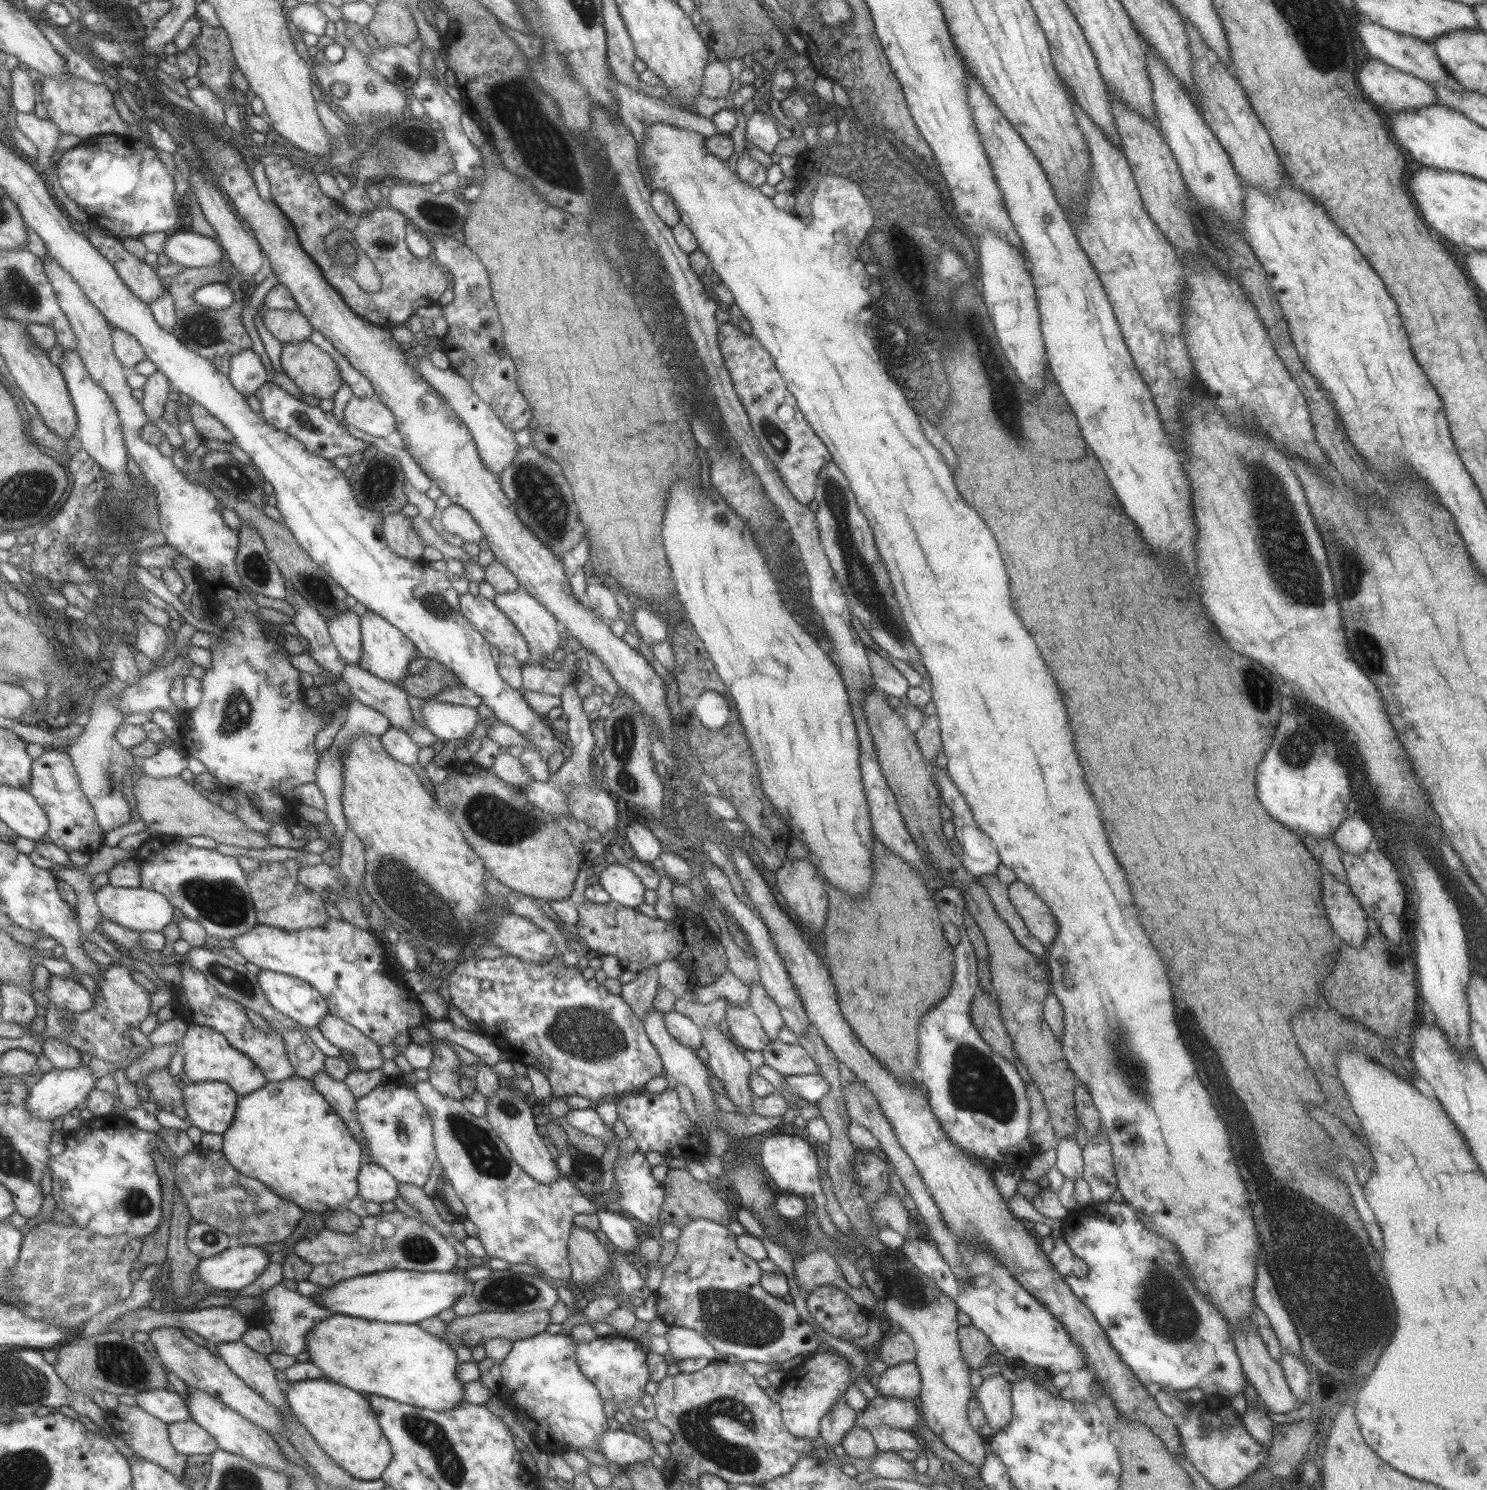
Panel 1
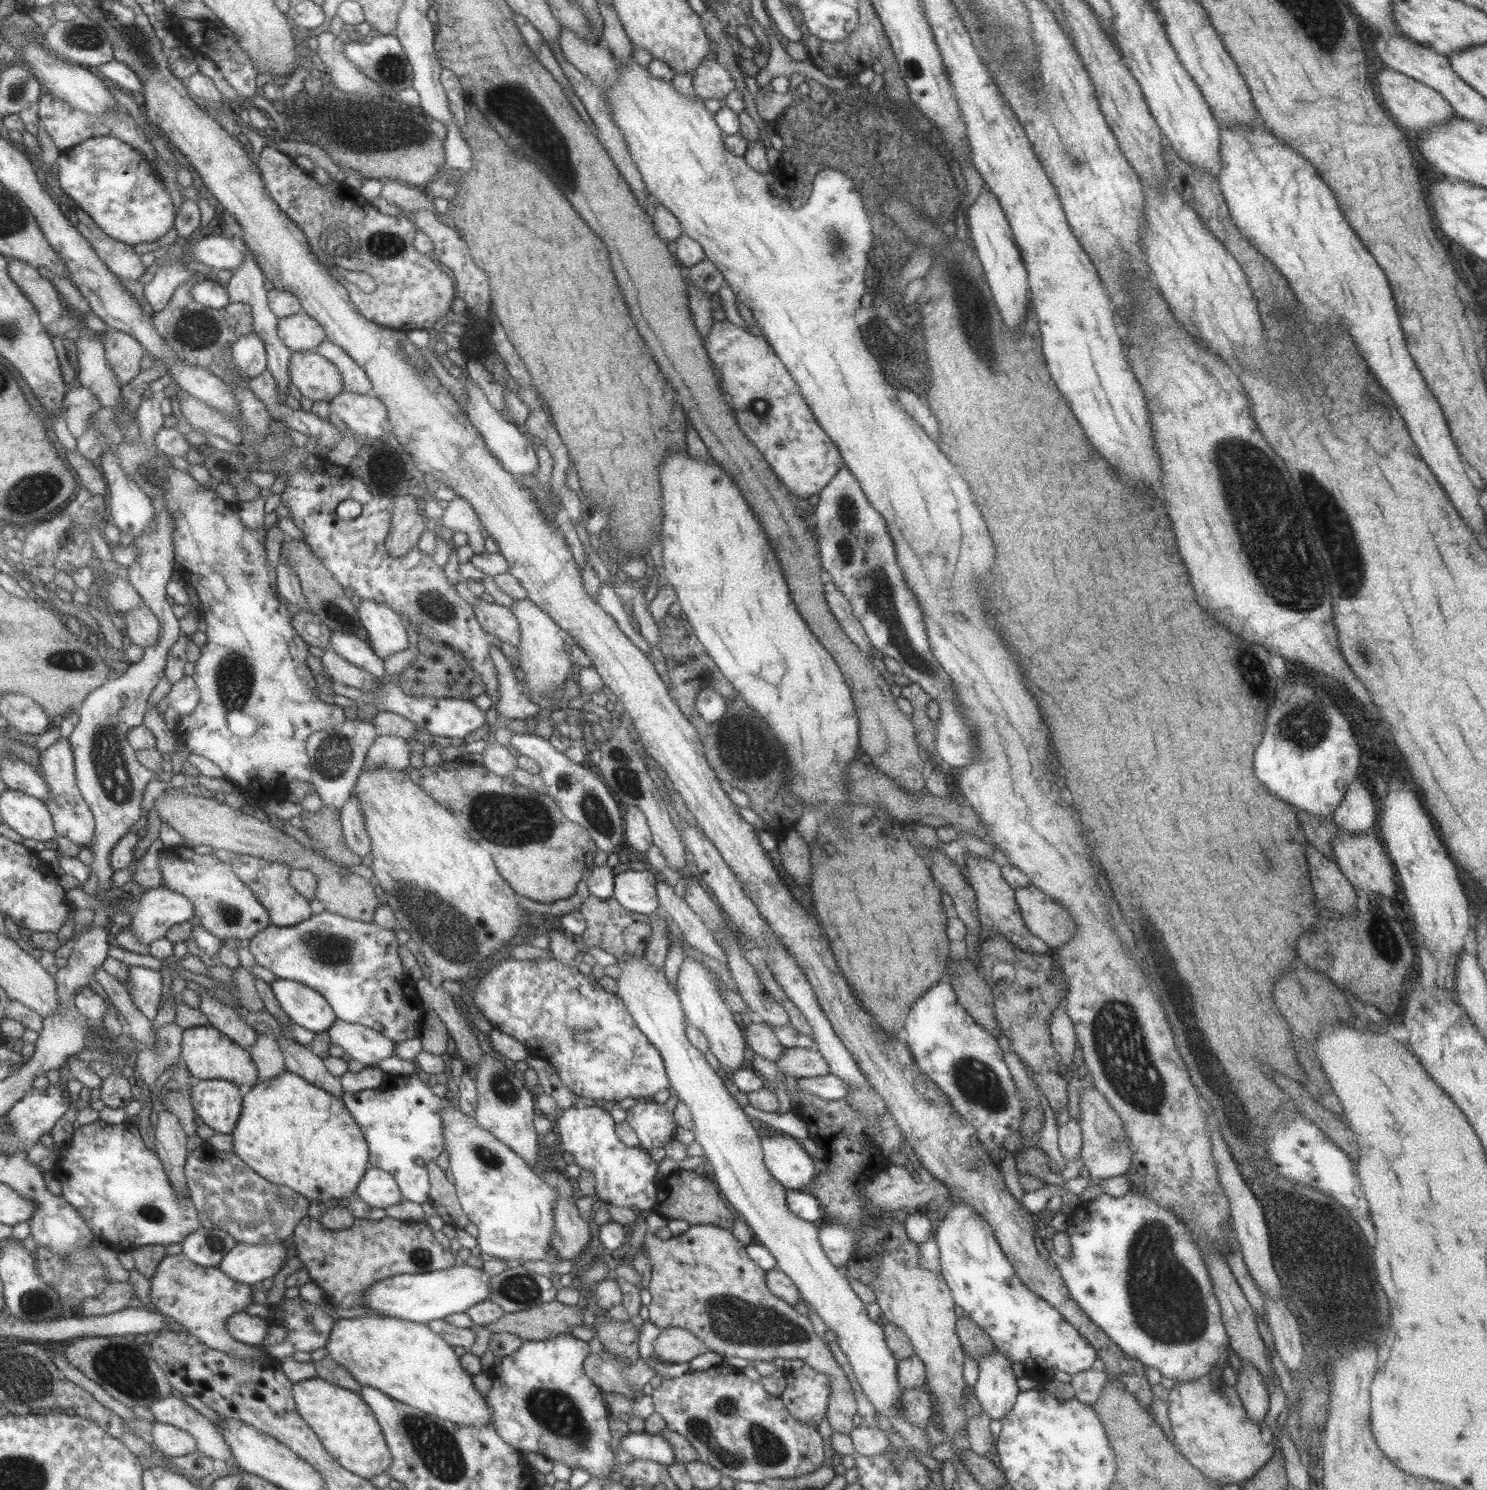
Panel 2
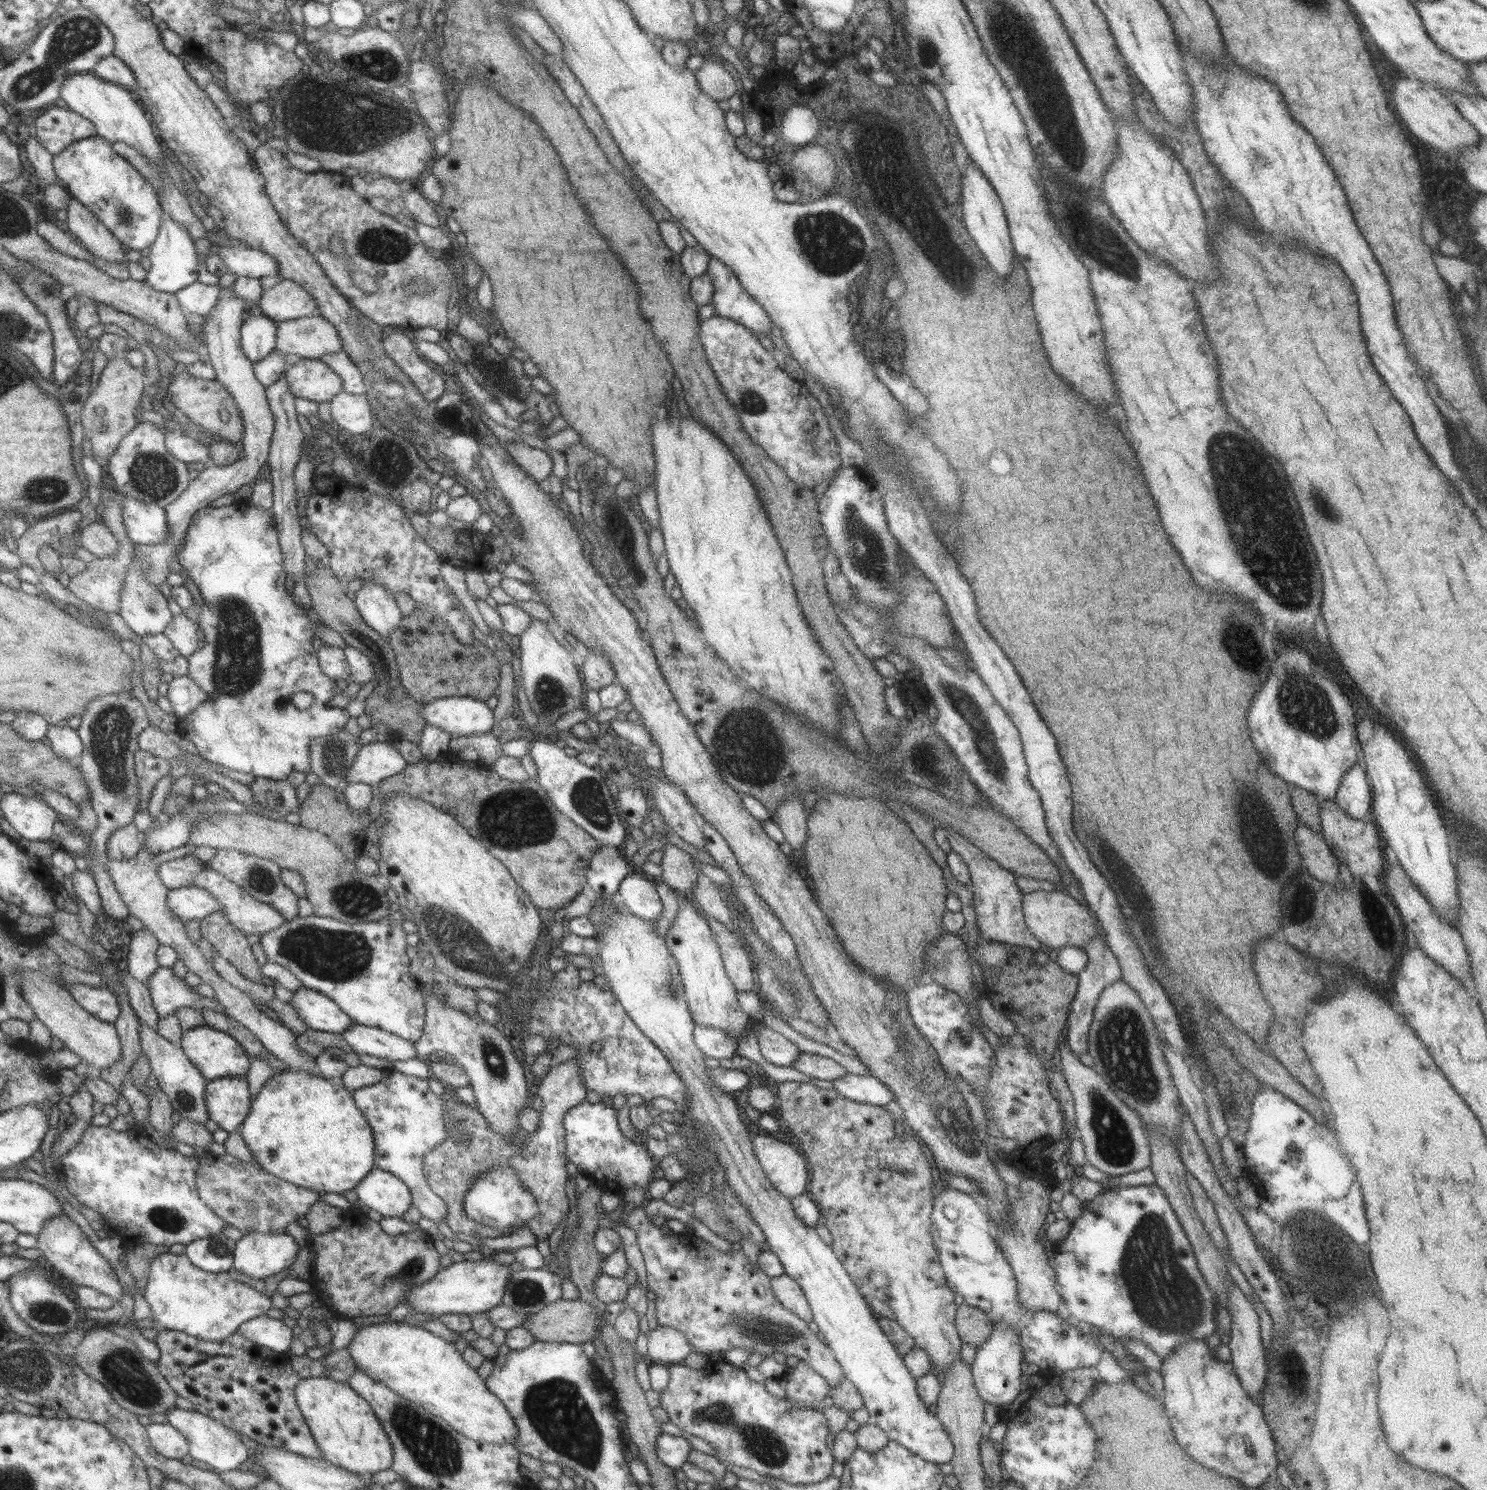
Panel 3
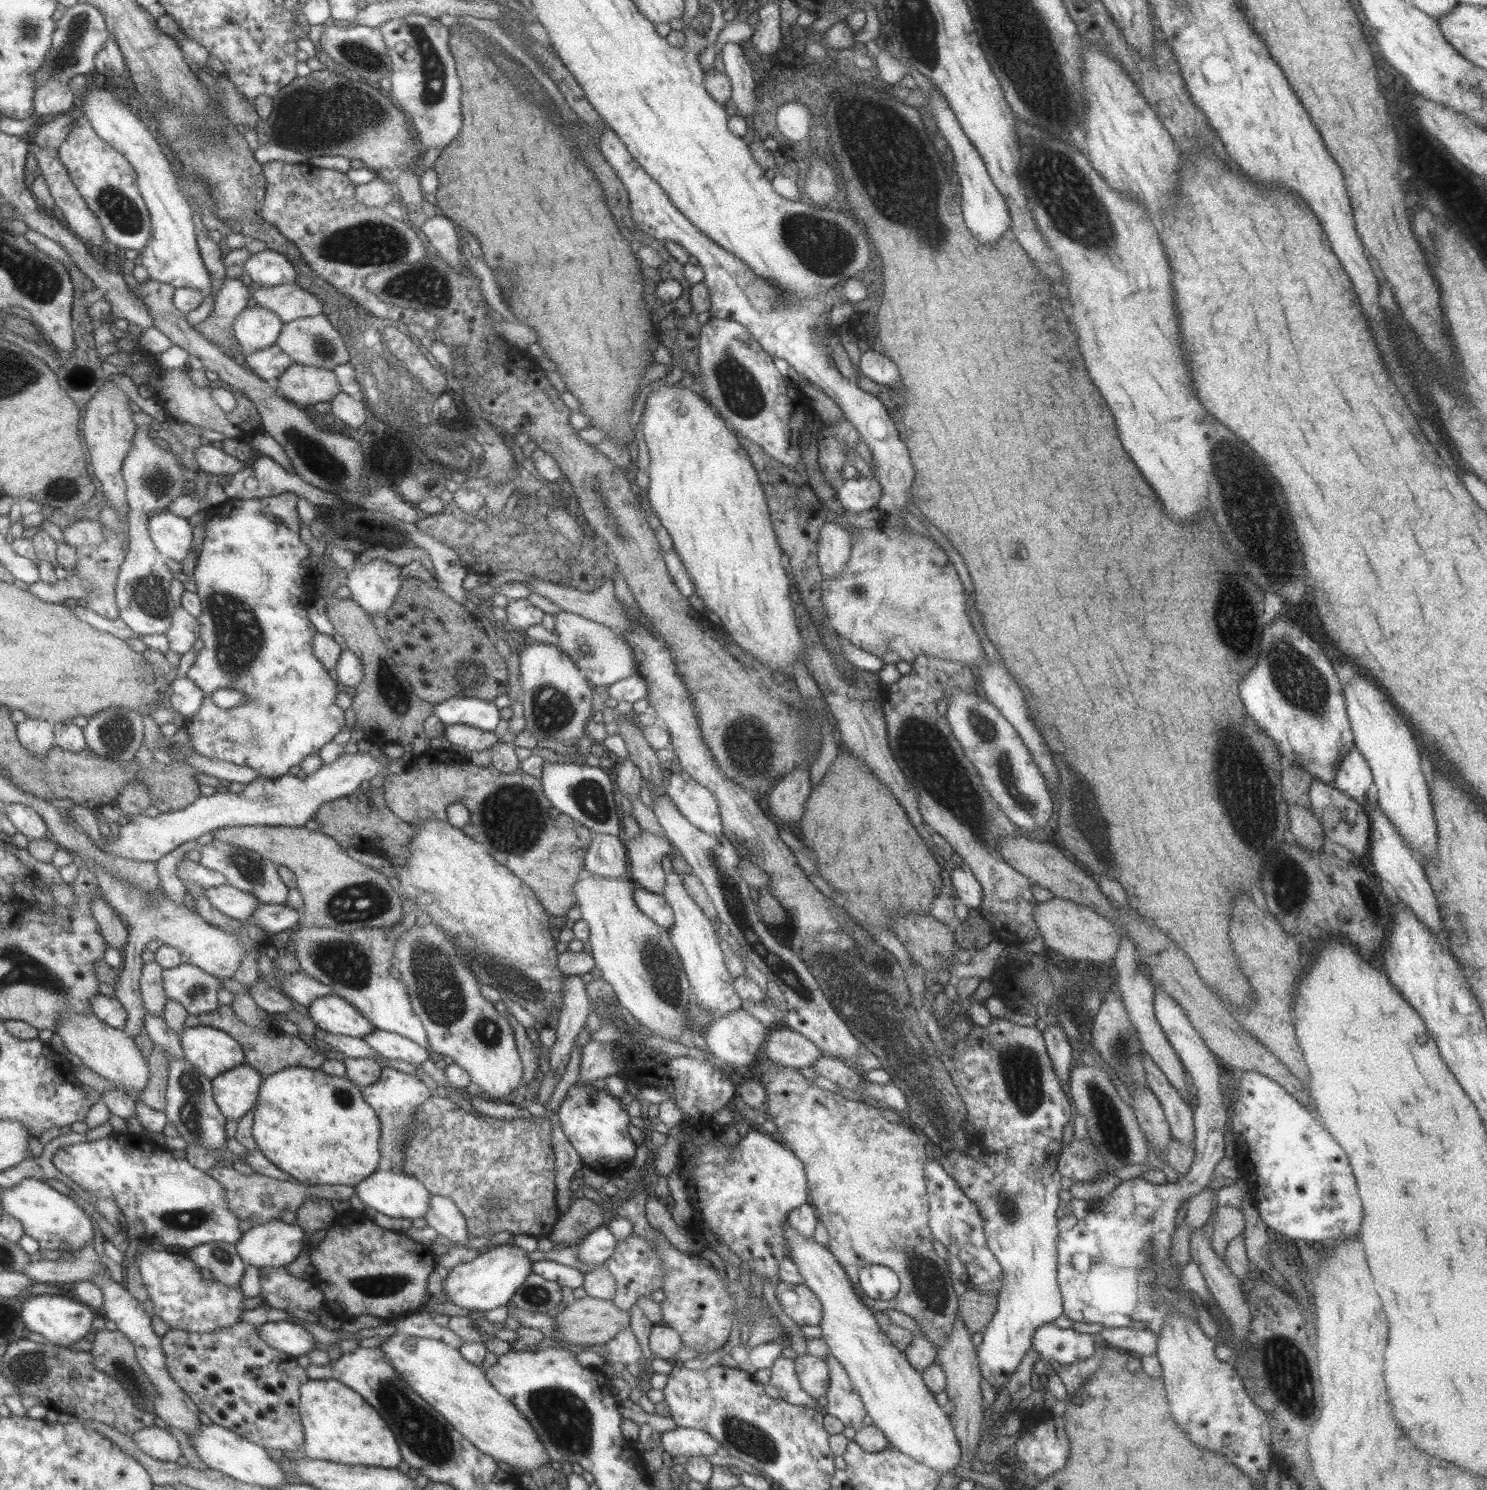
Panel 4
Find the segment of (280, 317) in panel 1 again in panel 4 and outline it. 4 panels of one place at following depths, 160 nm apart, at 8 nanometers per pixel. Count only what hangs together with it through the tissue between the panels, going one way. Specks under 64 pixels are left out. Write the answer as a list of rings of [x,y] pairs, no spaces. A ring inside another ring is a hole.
[[[323,314],[305,316],[303,318],[296,318],[291,322],[286,322],[281,327],[274,344],[293,363],[298,365],[333,370],[334,366],[349,361],[349,354],[340,336],[340,332]]]

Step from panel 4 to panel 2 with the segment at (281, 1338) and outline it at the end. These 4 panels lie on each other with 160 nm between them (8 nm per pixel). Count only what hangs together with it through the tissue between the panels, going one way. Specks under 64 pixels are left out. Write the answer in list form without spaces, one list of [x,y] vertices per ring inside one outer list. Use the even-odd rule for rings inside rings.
[[[244,1312],[231,1314],[226,1320],[229,1336],[250,1345],[259,1345],[268,1328],[265,1318],[250,1316]]]

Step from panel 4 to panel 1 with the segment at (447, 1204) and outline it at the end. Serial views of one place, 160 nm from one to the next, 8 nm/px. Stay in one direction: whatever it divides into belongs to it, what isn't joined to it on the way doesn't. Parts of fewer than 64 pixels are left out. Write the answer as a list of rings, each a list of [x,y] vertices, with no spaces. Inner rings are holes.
[[[379,1084],[371,1089],[371,1092],[356,1098],[356,1111],[361,1132],[367,1141],[367,1162],[387,1170],[398,1184],[411,1184],[411,1186],[423,1188],[433,1164],[435,1165],[438,1161],[433,1144],[431,1121],[414,1089],[411,1086]]]

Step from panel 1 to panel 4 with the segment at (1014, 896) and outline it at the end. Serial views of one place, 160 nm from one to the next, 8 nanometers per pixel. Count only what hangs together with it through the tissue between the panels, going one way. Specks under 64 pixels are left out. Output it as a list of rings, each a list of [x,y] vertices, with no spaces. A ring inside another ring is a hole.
[[[1053,896],[1049,900],[1036,903],[1032,919],[1043,943],[1051,948],[1057,957],[1110,964],[1117,954],[1120,936],[1114,925],[1082,904]]]

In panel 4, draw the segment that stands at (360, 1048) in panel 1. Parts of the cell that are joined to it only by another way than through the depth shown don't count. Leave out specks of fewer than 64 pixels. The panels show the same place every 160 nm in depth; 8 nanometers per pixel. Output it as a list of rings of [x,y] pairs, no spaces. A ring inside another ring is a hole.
[[[373,1029],[370,1033],[364,1034],[362,1039],[378,1056],[388,1058],[392,1062],[403,1060],[403,1062],[419,1066],[427,1060],[429,1055],[425,1047],[394,1032]]]

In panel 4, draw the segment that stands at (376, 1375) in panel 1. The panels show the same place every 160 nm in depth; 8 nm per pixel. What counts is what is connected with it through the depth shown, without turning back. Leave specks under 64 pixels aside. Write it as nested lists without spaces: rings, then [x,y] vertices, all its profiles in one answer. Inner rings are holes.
[[[397,1334],[388,1336],[377,1348],[408,1387],[431,1405],[473,1447],[505,1462],[520,1474],[550,1463],[531,1425],[486,1379],[481,1366],[467,1362],[458,1349],[434,1338]]]

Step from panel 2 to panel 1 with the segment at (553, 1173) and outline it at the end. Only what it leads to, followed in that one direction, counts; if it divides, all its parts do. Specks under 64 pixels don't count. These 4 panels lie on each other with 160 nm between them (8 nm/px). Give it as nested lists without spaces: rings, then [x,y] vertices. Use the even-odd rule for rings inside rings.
[[[572,1225],[567,1240],[567,1257],[571,1283],[583,1287],[603,1285],[604,1276],[611,1268],[610,1258],[593,1232]]]

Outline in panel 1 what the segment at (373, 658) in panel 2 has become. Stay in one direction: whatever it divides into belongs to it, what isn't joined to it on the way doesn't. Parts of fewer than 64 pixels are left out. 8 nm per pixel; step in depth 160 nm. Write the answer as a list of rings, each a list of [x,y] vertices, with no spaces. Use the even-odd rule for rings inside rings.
[[[352,610],[326,620],[332,643],[347,663],[357,664],[361,652],[360,616]]]

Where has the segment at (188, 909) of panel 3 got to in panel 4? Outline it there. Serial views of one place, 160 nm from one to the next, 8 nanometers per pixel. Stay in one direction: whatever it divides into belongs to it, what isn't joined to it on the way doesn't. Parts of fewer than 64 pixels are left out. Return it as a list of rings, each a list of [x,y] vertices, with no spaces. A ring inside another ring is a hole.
[[[227,884],[206,888],[204,895],[213,908],[242,922],[245,922],[254,908],[261,903],[254,896]]]

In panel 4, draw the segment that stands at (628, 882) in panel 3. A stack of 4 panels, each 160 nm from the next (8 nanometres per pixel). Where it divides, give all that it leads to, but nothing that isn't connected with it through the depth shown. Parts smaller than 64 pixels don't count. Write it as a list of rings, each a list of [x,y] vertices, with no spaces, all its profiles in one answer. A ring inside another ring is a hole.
[[[633,882],[632,897],[635,906],[655,924],[668,929],[673,920],[672,908],[665,902],[663,895],[653,894],[645,887]]]

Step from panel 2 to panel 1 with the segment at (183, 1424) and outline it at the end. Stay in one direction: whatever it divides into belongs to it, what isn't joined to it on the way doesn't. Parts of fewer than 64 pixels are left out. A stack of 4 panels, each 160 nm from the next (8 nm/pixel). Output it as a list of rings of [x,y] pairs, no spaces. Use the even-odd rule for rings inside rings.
[[[166,1389],[144,1390],[134,1396],[135,1404],[147,1414],[166,1422],[189,1420],[184,1399],[178,1393]]]

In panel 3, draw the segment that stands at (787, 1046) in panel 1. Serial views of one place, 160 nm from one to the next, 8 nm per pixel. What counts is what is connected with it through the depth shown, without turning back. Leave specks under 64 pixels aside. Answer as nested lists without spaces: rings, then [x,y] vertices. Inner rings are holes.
[[[800,1052],[790,1067],[819,1080],[835,1080],[847,1073],[845,1068],[833,1059],[806,1052]]]

